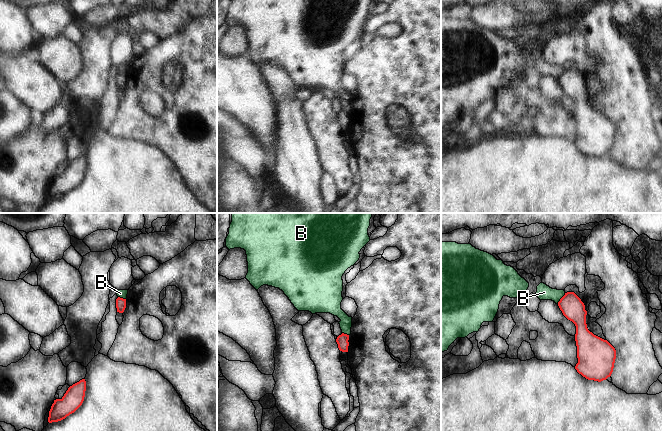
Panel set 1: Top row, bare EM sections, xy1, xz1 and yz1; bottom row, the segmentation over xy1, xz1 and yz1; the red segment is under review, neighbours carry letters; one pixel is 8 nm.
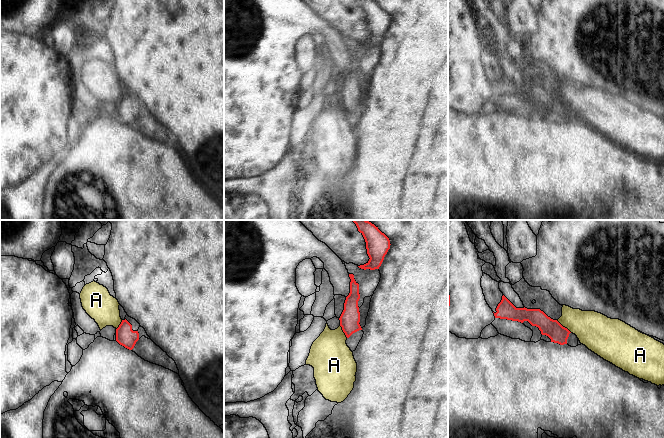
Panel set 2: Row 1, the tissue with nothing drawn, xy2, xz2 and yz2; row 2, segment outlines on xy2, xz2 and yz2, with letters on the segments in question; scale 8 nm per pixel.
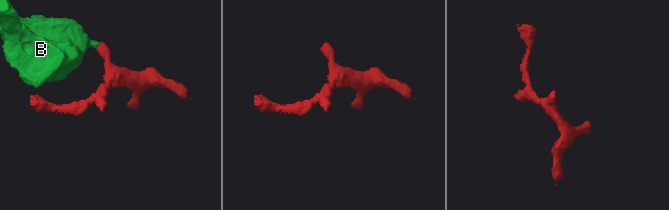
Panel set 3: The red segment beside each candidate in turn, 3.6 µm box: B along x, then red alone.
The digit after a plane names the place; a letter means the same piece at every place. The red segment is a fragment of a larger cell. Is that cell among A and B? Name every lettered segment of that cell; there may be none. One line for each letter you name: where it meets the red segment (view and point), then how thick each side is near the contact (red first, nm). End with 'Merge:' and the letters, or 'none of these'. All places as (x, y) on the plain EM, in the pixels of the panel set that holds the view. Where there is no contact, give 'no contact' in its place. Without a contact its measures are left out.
Merge: none of these

